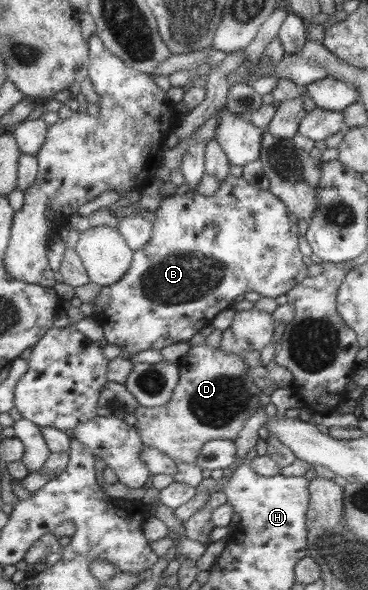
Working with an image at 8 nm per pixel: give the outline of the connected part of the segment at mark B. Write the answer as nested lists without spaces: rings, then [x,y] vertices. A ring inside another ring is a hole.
[[[226,176],[218,186],[218,190],[208,197],[199,195],[195,190],[188,190],[184,195],[166,196],[154,211],[156,219],[152,222],[152,236],[141,249],[132,253],[131,263],[127,273],[116,283],[110,286],[102,286],[98,294],[88,302],[102,327],[103,338],[107,345],[115,345],[122,348],[121,357],[130,359],[144,350],[160,350],[168,343],[188,342],[203,326],[211,323],[214,316],[223,309],[232,307],[233,299],[246,291],[255,291],[261,296],[275,298],[284,295],[288,289],[295,287],[306,276],[306,265],[302,263],[303,255],[299,251],[297,233],[297,218],[277,199],[270,191],[260,191],[248,184],[242,177]]]

